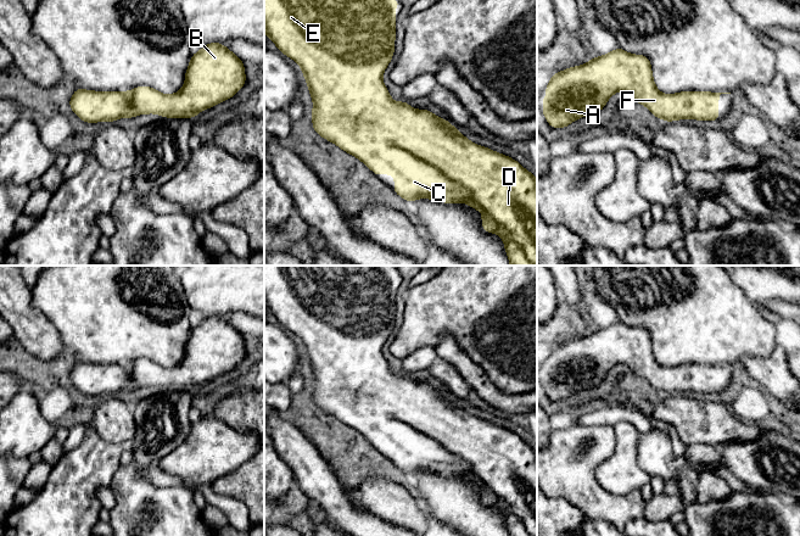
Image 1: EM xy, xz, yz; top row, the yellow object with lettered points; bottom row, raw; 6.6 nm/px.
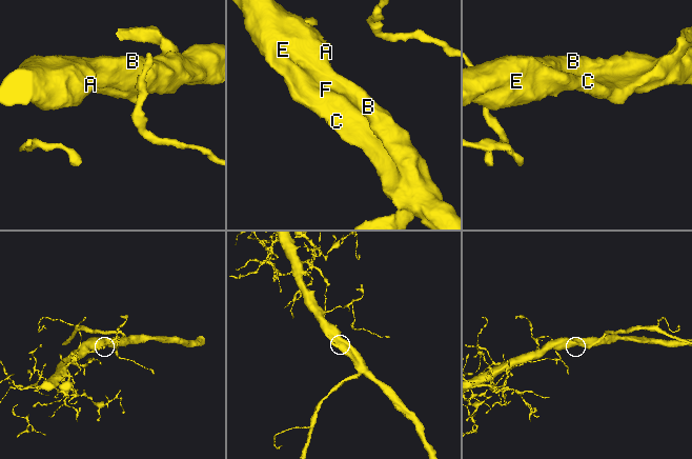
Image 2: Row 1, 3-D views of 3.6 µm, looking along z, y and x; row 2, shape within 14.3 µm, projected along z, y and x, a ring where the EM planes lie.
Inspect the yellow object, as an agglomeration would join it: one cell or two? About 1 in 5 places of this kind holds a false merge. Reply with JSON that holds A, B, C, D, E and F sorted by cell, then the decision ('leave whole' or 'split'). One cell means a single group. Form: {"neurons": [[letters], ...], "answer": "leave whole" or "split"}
{"neurons": [["A", "B", "C", "D", "E", "F"]], "answer": "leave whole"}

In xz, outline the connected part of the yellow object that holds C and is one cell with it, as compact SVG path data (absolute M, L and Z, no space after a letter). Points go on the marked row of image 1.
M264 0L264 34L268 35L276 48L297 62L306 78L308 90L313 100L313 121L314 130L324 139L334 143L343 151L359 158L369 167L375 175L393 174L393 191L412 203L415 199L432 199L444 203L466 202L470 207L482 212L482 228L487 233L494 233L504 240L504 249L508 255L510 266L537 266L537 180L536 174L527 172L518 161L494 152L485 146L471 143L461 135L444 118L435 116L427 110L412 108L408 102L395 102L386 85L382 82L382 73L392 60L395 51L395 28L396 16L393 10L402 4L396 0Z

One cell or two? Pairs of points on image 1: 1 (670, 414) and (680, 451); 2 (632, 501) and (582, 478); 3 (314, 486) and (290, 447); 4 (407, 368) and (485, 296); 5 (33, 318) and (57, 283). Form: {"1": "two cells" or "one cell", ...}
{"1": "two cells", "2": "one cell", "3": "one cell", "4": "two cells", "5": "two cells"}

